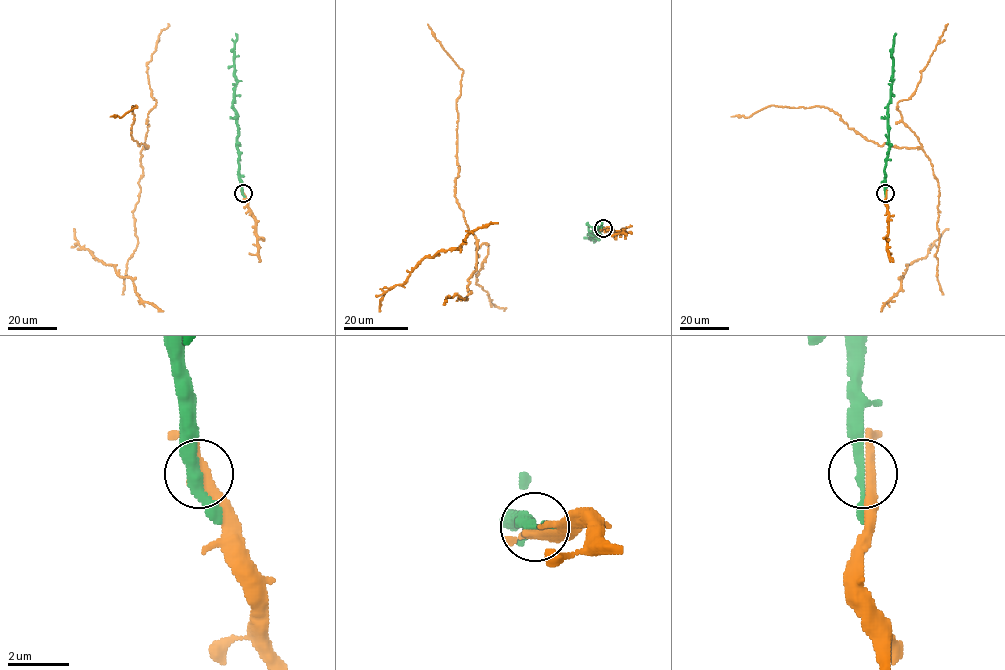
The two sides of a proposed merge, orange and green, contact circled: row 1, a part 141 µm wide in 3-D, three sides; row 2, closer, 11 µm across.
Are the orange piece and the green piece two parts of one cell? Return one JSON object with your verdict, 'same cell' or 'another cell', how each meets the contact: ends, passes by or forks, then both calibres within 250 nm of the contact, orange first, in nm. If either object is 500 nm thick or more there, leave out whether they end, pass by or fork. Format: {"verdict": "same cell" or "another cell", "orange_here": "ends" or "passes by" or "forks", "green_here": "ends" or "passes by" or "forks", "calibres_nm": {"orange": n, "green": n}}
{"verdict": "same cell", "orange_here": "passes by", "green_here": "passes by", "calibres_nm": {"orange": 400, "green": 280}}

